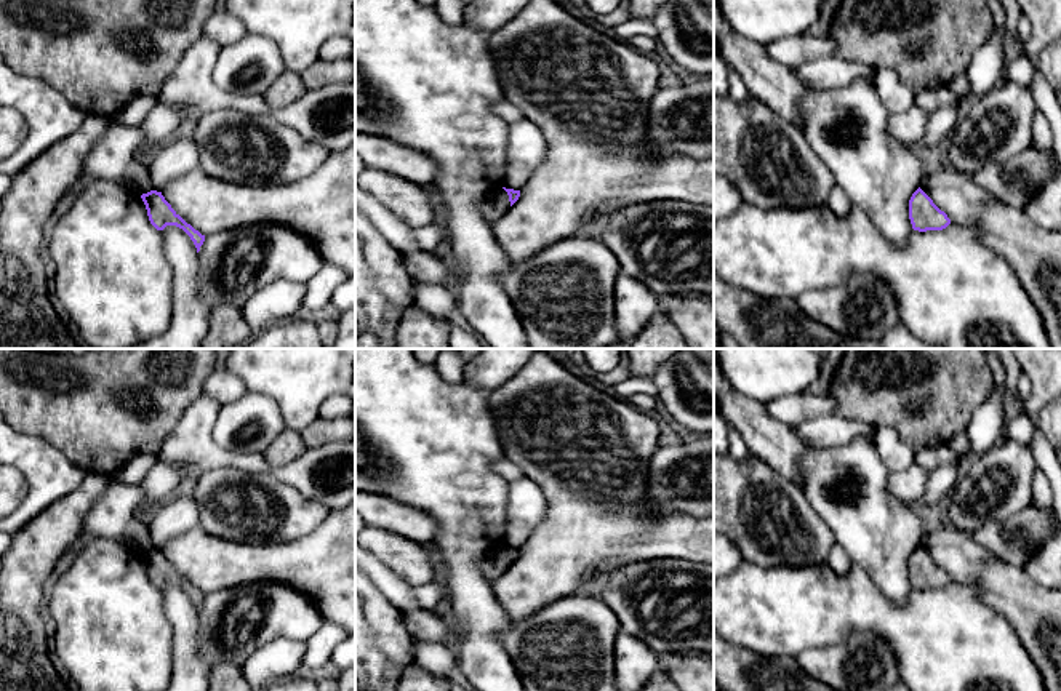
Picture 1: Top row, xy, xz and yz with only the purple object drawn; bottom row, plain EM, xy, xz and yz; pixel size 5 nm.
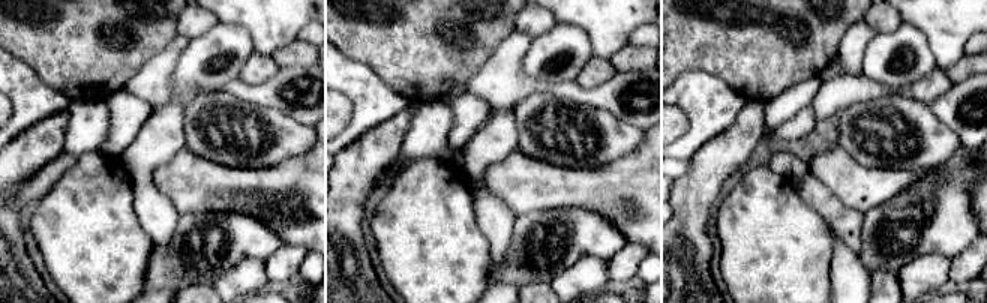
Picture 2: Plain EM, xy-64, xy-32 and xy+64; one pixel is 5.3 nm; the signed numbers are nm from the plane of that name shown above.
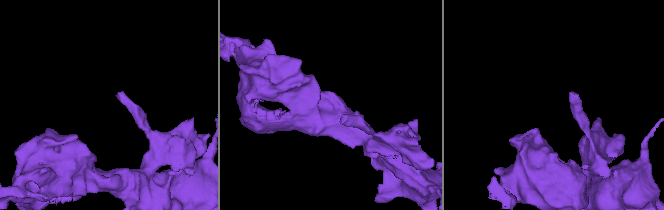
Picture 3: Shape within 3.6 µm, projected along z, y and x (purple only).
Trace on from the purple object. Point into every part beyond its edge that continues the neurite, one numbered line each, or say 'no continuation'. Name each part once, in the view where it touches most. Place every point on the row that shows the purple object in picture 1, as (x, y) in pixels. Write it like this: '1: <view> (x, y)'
no continuation

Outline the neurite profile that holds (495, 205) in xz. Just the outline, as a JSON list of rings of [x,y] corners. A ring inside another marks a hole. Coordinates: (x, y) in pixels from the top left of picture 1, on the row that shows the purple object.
[[[501,187],[496,192],[490,194],[478,203],[480,211],[486,218],[486,221],[494,222],[498,221],[509,208],[509,195]]]

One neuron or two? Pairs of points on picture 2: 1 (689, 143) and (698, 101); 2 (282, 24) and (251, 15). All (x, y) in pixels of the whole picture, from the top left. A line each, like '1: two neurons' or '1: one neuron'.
1: one neuron
2: one neuron

